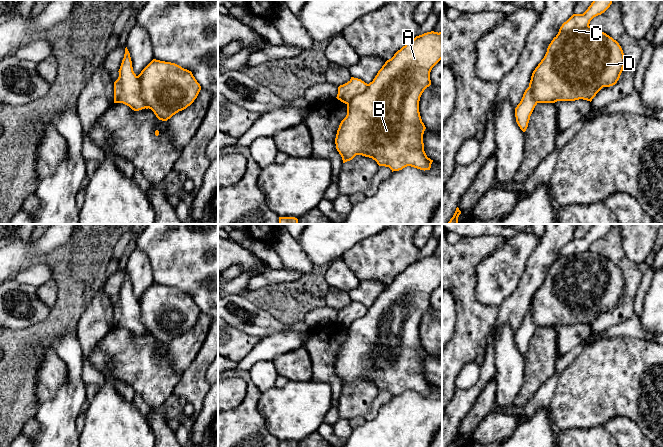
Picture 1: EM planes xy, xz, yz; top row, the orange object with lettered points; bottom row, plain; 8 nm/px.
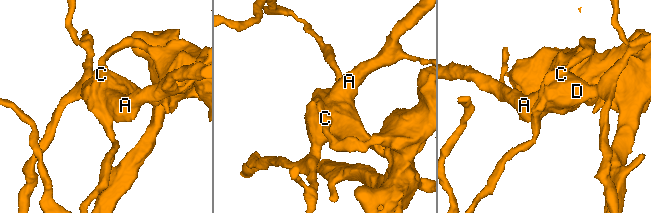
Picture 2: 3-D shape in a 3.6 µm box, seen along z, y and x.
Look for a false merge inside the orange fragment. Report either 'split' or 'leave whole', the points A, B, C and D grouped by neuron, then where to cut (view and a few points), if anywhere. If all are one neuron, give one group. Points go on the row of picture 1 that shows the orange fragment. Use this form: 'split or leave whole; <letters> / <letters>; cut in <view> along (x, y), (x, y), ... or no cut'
split; A B D / C; cut in xy along (136, 76), (139, 82), (140, 96), (149, 107)

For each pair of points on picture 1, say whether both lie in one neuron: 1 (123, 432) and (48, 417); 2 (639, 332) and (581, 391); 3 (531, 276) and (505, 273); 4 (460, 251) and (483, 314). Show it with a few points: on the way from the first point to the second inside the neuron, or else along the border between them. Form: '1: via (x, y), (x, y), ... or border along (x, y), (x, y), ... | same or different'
1: border along (79, 433), (80, 436) | different
2: border along (610, 337), (632, 336), (652, 341) | different
3: border along (532, 253), (527, 261), (519, 284), (510, 295) | different
4: via (459, 267), (459, 278), (464, 295), (467, 298) | same

